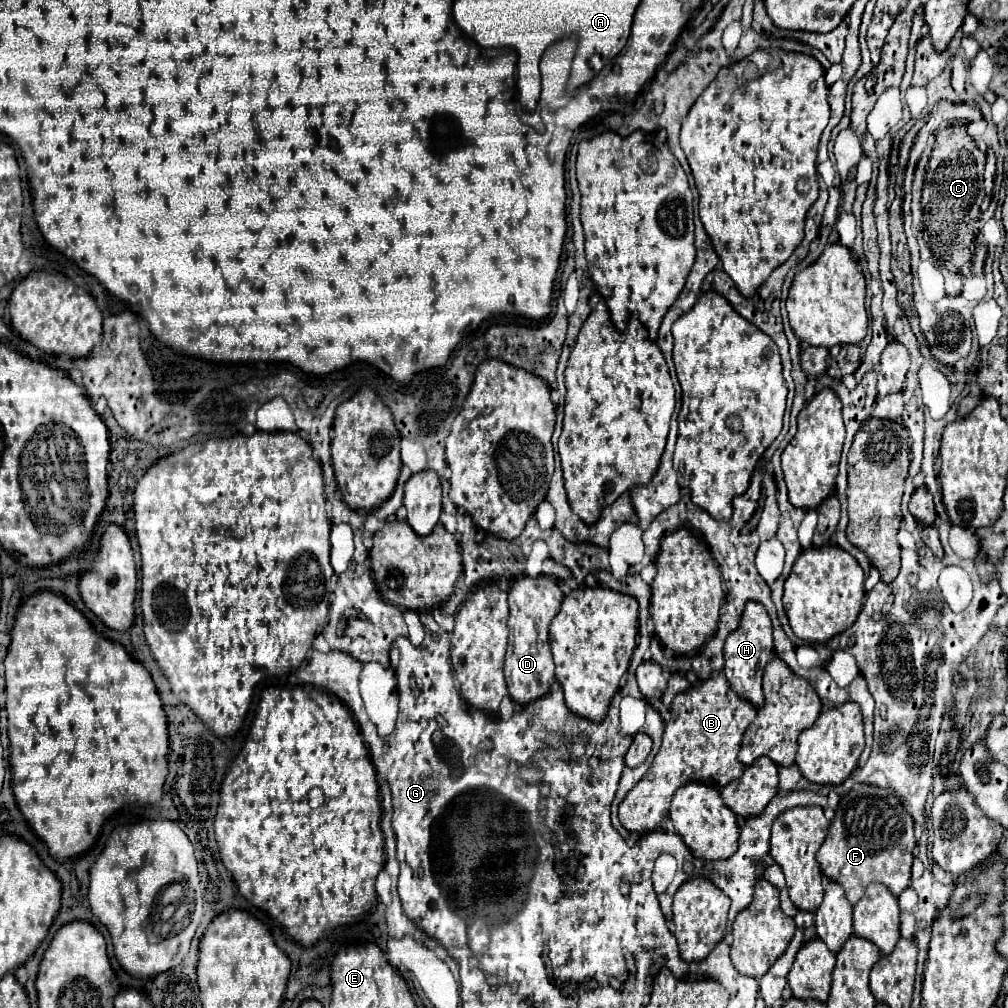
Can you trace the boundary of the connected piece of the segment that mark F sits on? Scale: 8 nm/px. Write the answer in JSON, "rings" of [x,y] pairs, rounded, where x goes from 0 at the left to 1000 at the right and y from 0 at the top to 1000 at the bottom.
{"rings":[[[855,780],[855,784],[843,784],[839,790],[835,790],[821,823],[821,831],[817,833],[810,853],[815,867],[833,877],[841,895],[849,897],[865,875],[873,875],[887,889],[893,889],[903,879],[907,839],[909,833],[905,810],[885,788],[885,784]]]}

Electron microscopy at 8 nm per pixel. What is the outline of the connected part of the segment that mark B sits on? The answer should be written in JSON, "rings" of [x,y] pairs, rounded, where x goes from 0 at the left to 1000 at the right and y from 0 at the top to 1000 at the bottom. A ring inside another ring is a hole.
{"rings":[[[708,667],[702,675],[671,688],[665,714],[661,716],[657,740],[649,752],[647,762],[639,772],[621,788],[615,798],[615,817],[633,827],[653,823],[663,810],[665,794],[669,786],[685,776],[696,776],[700,780],[716,782],[722,776],[734,772],[738,760],[730,754],[736,728],[750,712],[750,702],[742,694],[736,694],[718,673],[716,667]]]}

